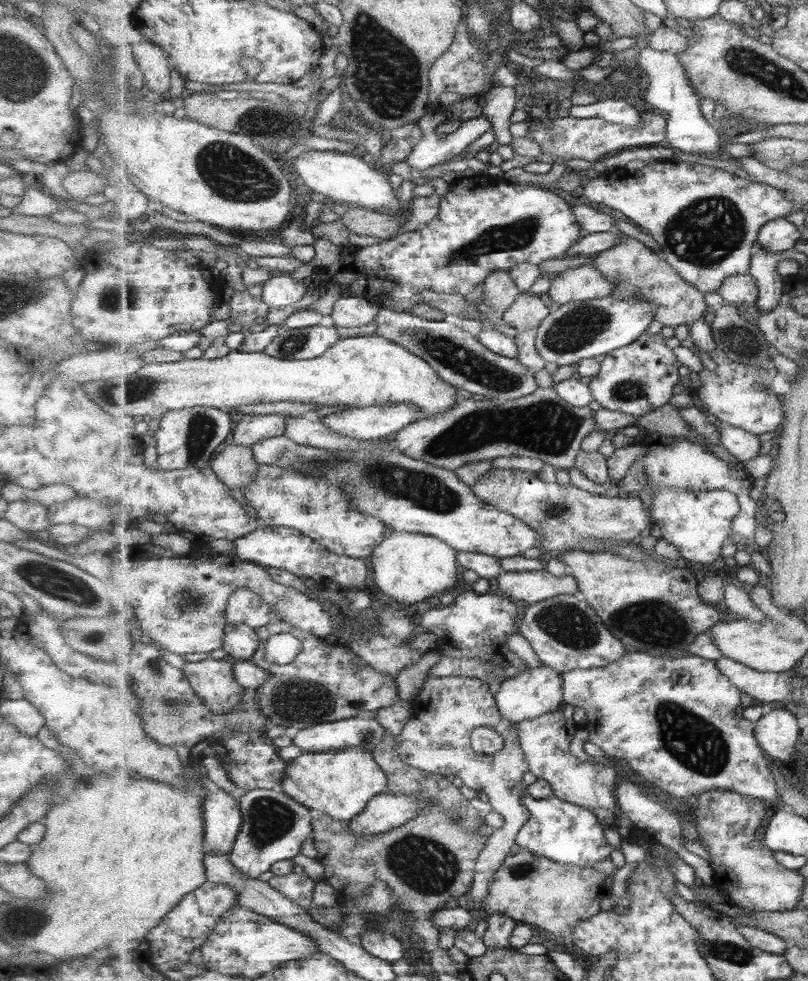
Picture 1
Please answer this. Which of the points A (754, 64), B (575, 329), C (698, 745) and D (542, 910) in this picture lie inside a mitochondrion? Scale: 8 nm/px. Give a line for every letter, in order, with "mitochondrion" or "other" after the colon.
A: mitochondrion
B: mitochondrion
C: mitochondrion
D: other

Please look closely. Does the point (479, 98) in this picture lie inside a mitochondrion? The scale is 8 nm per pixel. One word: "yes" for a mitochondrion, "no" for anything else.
no

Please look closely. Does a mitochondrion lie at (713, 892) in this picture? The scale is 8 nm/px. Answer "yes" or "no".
no

